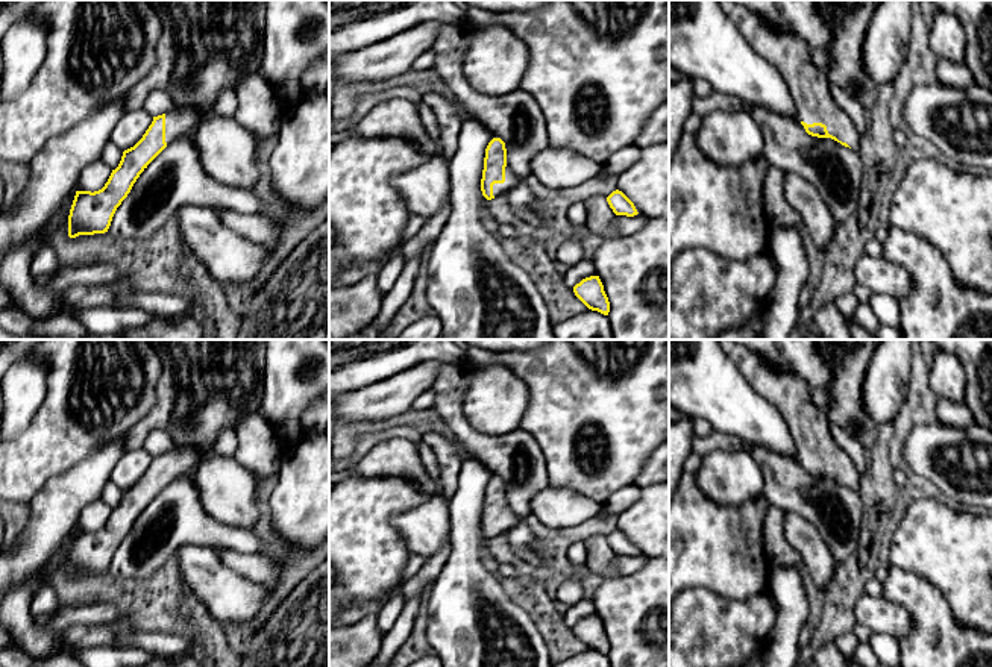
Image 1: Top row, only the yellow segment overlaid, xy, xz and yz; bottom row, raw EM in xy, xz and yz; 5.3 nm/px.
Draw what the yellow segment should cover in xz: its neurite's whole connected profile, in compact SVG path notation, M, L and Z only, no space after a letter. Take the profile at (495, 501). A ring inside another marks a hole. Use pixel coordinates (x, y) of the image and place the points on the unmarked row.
M493 478L484 497L484 509L481 518L481 531L487 540L508 532L522 518L516 515L507 505L507 488L501 478Z

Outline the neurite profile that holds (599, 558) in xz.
M593 535L585 540L587 555L585 555L585 567L602 576L611 578L617 576L617 570L614 568L616 553L610 547L607 537Z

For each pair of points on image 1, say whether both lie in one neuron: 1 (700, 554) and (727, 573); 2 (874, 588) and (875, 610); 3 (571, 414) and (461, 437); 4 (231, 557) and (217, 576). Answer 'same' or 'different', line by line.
1: same
2: different
3: different
4: different

